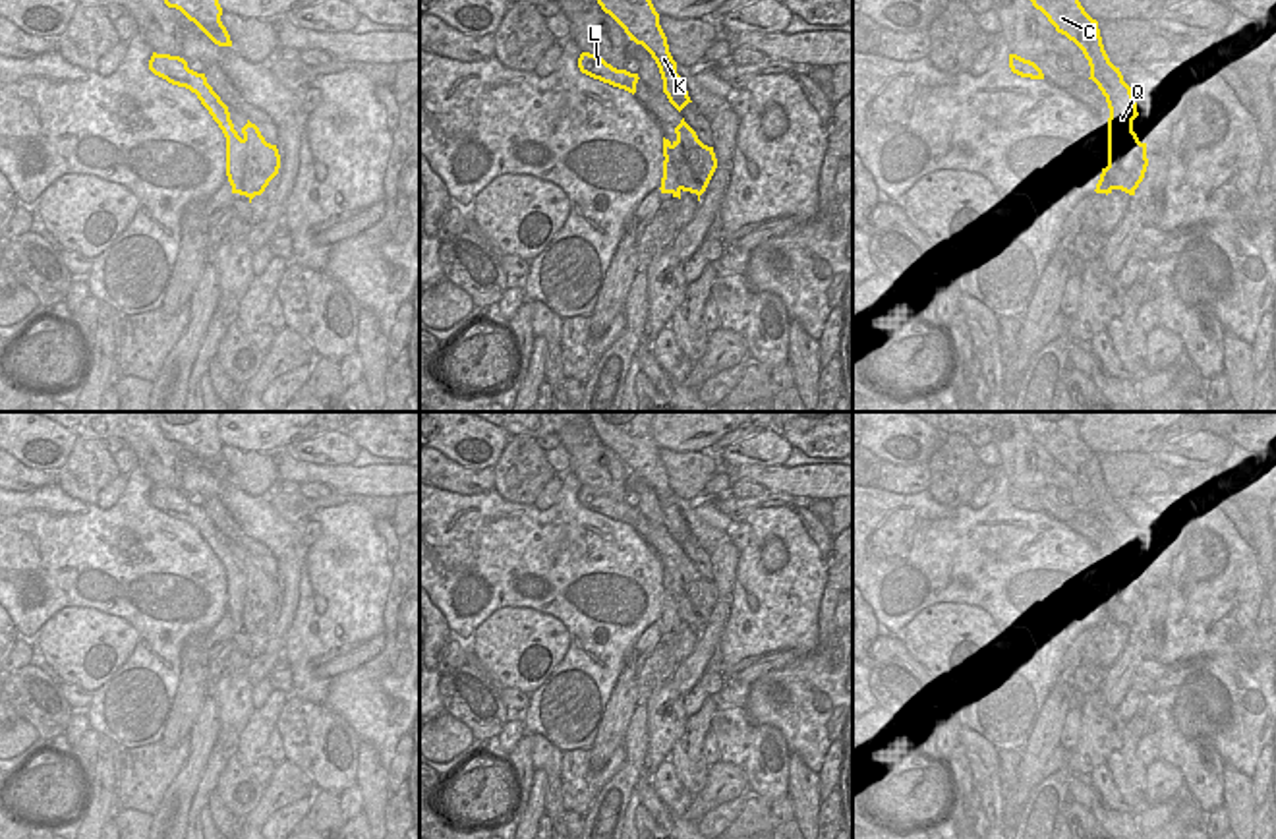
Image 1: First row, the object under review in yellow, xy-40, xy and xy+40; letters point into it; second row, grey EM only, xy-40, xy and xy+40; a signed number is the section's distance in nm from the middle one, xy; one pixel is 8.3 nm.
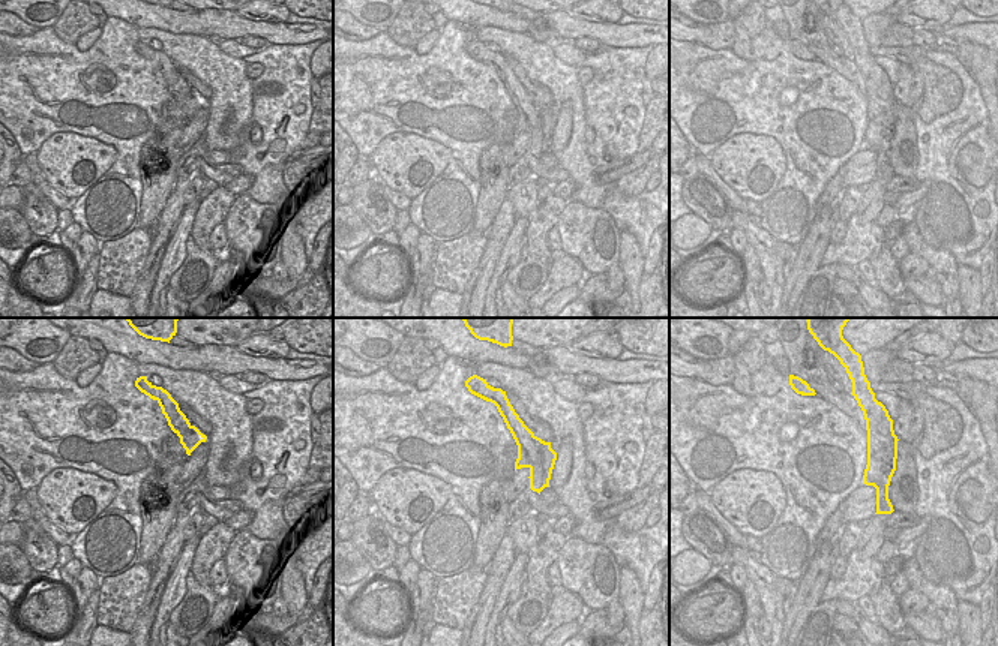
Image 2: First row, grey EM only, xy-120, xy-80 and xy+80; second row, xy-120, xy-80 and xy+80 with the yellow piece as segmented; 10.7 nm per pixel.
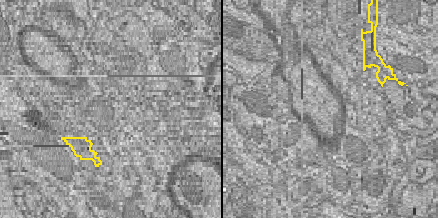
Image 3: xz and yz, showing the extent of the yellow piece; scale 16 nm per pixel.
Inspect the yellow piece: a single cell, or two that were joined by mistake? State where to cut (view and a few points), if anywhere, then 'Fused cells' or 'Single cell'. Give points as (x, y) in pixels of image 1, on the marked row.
Split along xy-40 (242, 140), (246, 144), (246, 194). Fused cells

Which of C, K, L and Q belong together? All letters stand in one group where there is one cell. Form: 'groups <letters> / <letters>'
groups C K Q / L

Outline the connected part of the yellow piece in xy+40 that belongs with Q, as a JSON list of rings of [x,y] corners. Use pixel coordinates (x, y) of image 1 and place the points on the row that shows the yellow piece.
[[[1030,0],[1058,33],[1073,41],[1090,66],[1090,77],[1106,97],[1108,118],[1108,166],[1112,189],[1135,195],[1145,178],[1148,159],[1146,143],[1141,143],[1133,131],[1133,120],[1139,116],[1131,87],[1123,81],[1102,44],[1098,21],[1092,19],[1079,0]]]

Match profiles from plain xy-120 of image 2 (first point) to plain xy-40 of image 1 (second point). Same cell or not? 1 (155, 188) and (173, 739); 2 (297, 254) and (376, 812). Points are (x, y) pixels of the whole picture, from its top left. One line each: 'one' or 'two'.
1: one
2: one

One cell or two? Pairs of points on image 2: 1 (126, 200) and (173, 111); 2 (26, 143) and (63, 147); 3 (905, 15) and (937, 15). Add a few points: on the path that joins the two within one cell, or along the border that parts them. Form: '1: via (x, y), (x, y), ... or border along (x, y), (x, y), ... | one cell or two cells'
1: border along (149, 140), (141, 149), (140, 159), (140, 210) | two cells
2: border along (74, 132), (54, 132), (35, 153) | two cells
3: via (913, 15), (929, 15) | one cell

